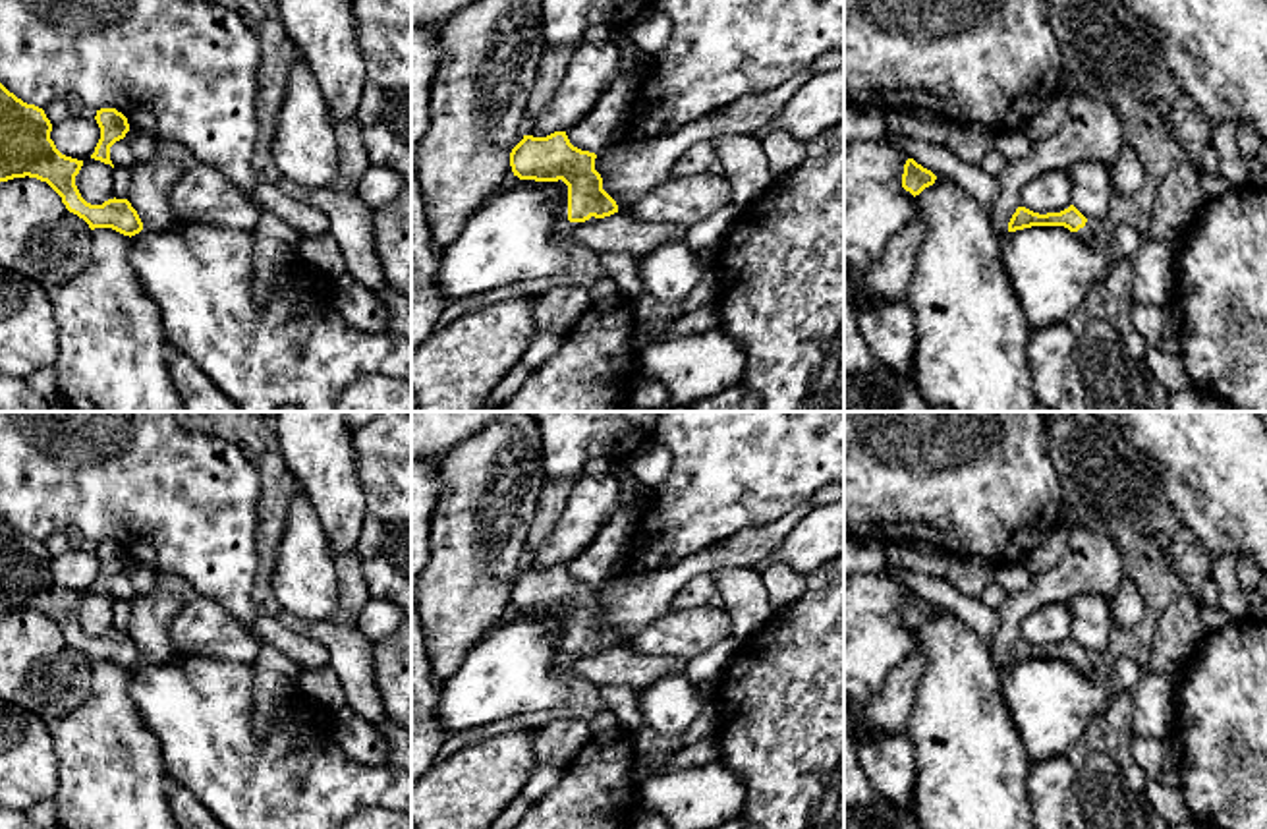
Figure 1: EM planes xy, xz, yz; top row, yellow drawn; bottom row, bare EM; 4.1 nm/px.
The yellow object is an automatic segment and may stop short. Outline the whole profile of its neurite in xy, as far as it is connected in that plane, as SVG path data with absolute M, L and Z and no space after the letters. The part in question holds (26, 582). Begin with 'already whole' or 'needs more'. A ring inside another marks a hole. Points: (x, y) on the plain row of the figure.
already whole; M0 516L0 615L37 611L46 615L66 642L83 651L91 663L112 661L124 669L143 663L137 643L127 632L87 636L77 618L83 593L62 587L50 572L52 557L44 543L27 537Z

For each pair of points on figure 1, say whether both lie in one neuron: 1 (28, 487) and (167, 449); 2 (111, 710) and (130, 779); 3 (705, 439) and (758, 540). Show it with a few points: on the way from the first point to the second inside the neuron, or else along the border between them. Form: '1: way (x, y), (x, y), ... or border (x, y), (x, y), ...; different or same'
1: way (62, 466), (132, 466); same
2: way (111, 727), (112, 762); same
3: border (792, 507), (781, 516), (744, 528), (711, 547); different

